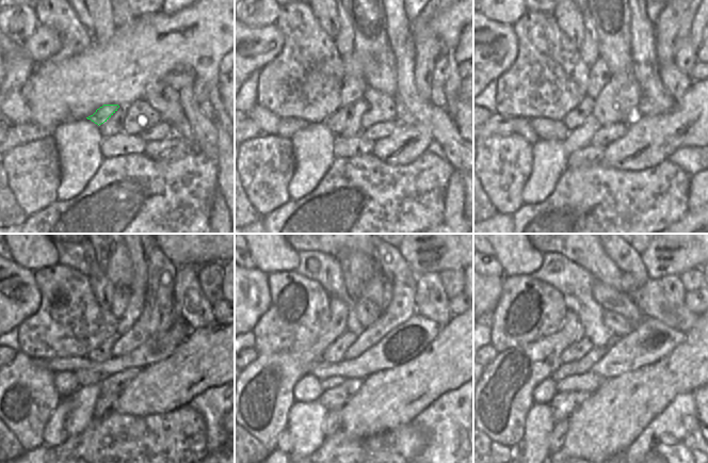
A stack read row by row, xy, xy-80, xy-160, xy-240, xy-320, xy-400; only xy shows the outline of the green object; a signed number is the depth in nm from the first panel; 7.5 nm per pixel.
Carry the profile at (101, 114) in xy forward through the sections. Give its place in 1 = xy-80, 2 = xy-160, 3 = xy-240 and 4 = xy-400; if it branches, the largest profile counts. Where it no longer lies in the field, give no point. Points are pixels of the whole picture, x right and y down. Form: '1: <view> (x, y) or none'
1: xy-80 (353, 89)
2: xy-160 (599, 75)
3: xy-240 (134, 306)
4: xy-400 (629, 283)

